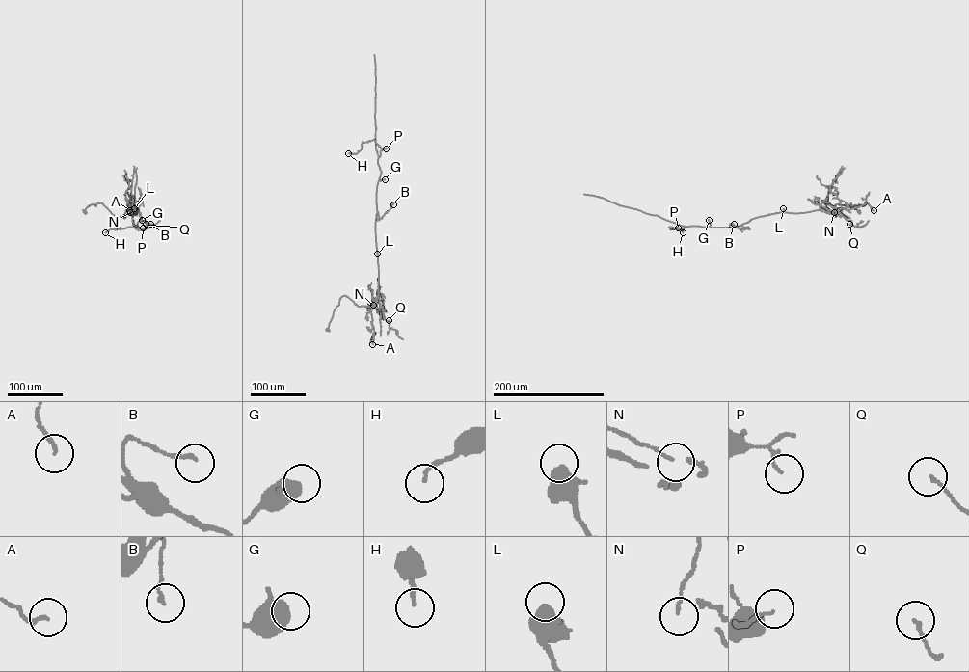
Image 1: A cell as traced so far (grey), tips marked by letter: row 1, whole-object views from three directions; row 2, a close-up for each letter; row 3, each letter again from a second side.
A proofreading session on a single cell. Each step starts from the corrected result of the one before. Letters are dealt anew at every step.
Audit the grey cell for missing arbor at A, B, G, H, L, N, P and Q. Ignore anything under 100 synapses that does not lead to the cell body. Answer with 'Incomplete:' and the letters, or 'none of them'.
Incomplete: none of them

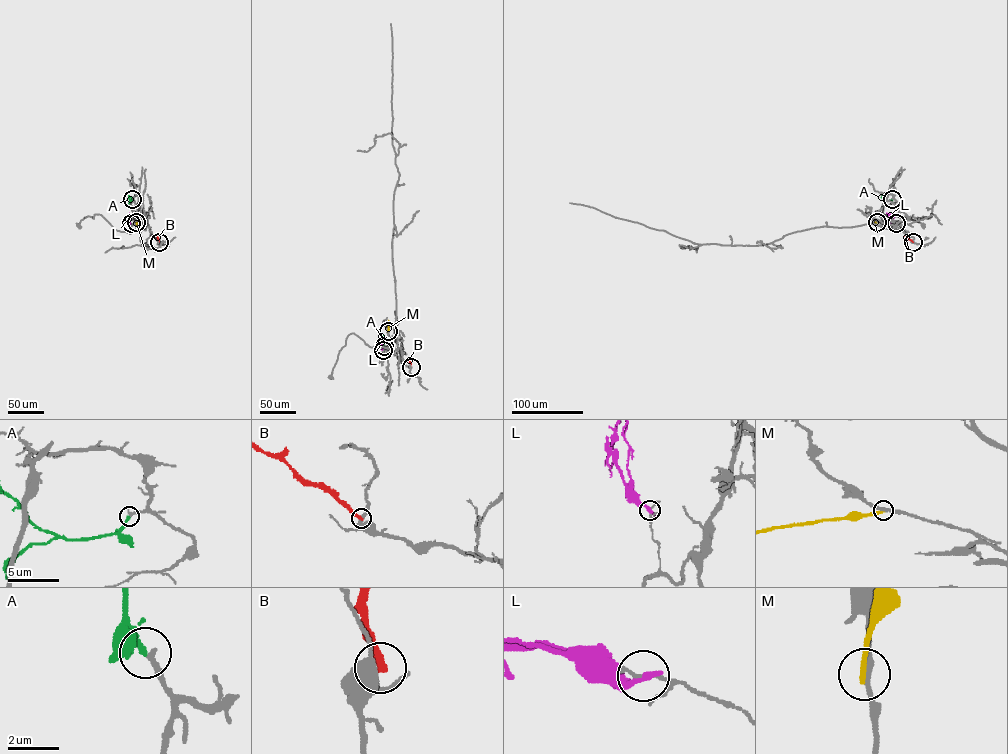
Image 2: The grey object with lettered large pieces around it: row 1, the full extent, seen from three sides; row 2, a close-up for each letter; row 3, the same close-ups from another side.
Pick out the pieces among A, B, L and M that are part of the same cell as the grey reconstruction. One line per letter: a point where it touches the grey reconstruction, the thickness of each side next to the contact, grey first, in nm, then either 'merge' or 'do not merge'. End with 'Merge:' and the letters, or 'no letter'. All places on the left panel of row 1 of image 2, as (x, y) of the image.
A: (132, 199) | 240/200 nm | merge
B: (159, 242) | 320/280 nm | do not merge
L: (131, 223) | 100/280 nm | do not merge
M: (136, 222) | 200/220 nm | do not merge
Merge: A

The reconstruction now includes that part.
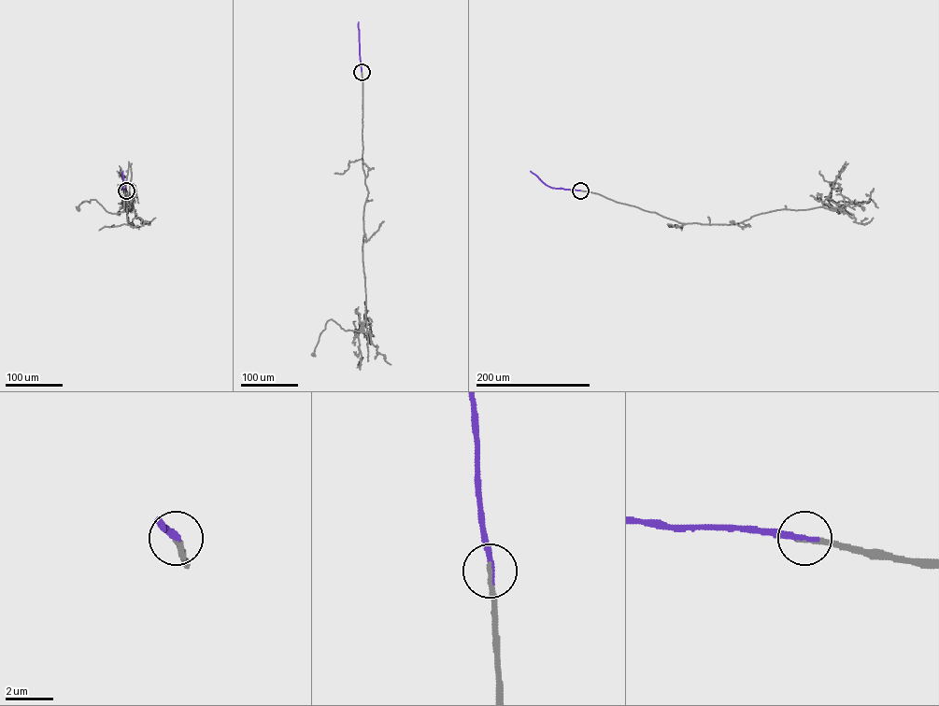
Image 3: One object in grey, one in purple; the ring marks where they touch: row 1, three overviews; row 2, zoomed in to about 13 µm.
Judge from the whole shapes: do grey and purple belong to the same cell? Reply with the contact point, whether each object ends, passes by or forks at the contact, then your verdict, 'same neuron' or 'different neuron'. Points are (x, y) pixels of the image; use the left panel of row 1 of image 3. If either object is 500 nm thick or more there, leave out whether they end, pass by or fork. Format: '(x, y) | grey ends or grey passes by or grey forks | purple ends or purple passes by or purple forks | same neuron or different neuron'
(126, 190) | grey ends | purple ends | same neuron

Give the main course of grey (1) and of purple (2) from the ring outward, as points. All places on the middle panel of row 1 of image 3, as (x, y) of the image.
1: (362, 72), (362, 168), (368, 191), (362, 247), (365, 319), (358, 331), (345, 331), (329, 319), (313, 355)
2: (362, 72), (358, 22)

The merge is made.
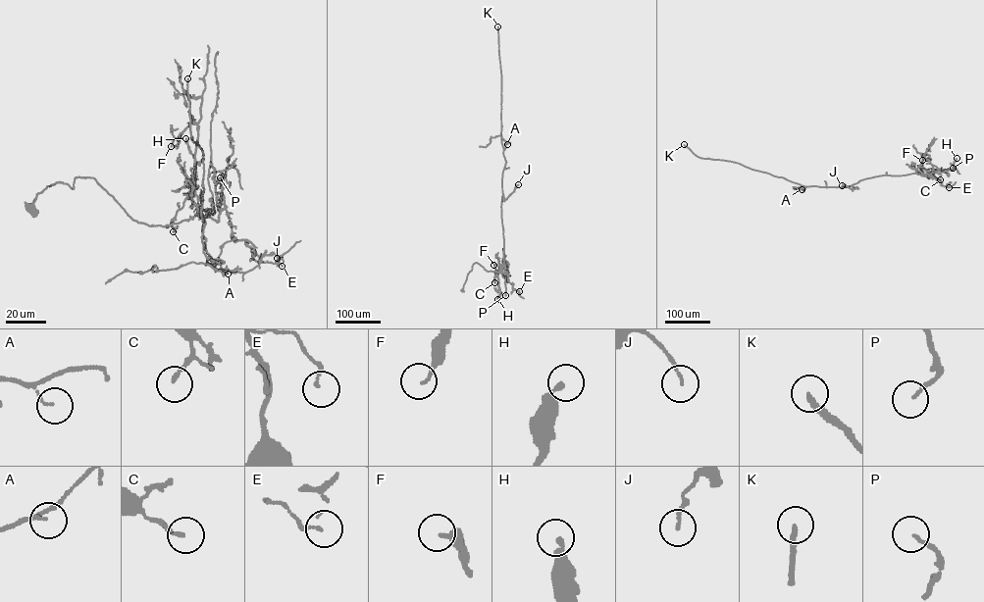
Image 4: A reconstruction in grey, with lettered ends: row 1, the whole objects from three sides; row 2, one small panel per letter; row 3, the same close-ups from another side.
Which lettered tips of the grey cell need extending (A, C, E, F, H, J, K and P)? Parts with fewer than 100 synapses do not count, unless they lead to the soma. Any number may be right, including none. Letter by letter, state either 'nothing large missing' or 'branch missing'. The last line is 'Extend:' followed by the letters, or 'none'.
A: nothing large missing
C: nothing large missing
E: nothing large missing
F: nothing large missing
H: nothing large missing
J: nothing large missing
K: branch missing
P: nothing large missing
Extend: K

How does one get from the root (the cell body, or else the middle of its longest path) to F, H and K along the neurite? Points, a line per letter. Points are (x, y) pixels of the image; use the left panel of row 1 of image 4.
F: (29, 208), (47, 186), (73, 188), (76, 177), (93, 177), (138, 223), (191, 219), (197, 125), (171, 146)
H: (29, 208), (47, 186), (93, 177), (138, 223), (191, 219), (185, 138)
K: (29, 208), (77, 176), (149, 225), (213, 203), (206, 264), (222, 263), (203, 252), (187, 78)

